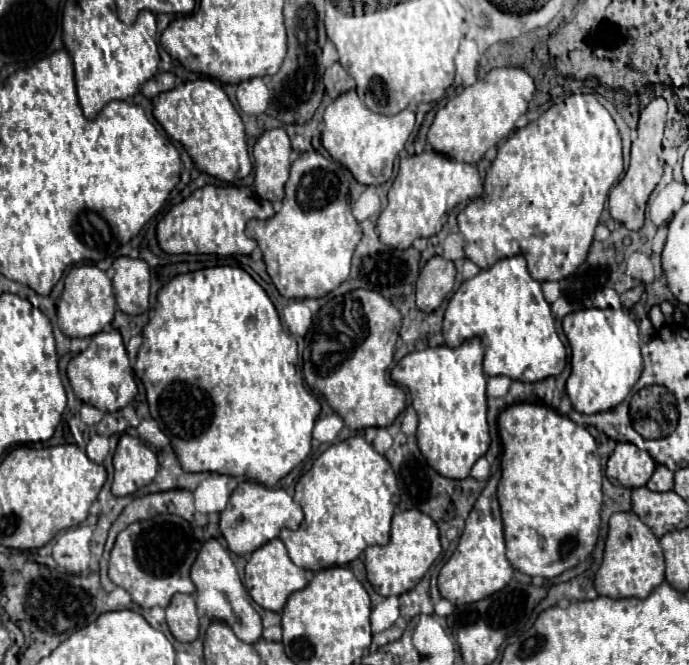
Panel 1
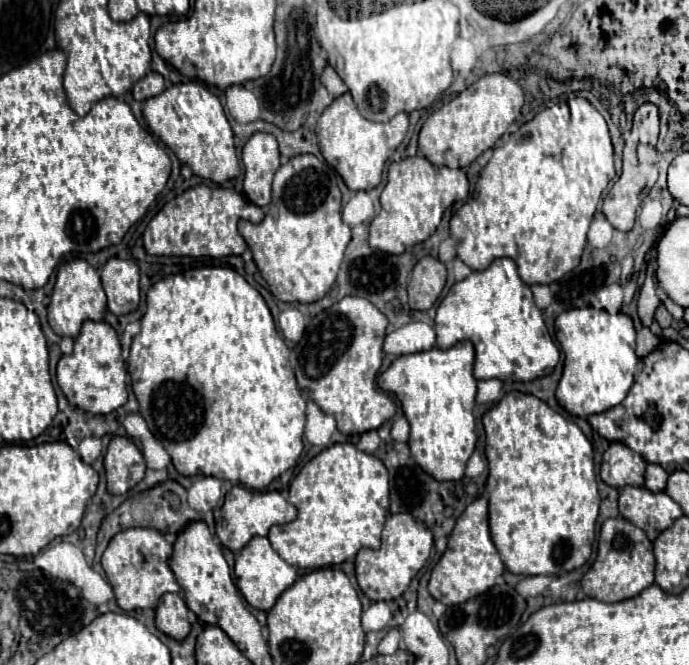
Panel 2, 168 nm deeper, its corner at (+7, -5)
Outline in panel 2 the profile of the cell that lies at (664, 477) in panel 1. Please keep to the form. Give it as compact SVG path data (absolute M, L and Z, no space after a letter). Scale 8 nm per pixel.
M647 464L645 488L649 488L651 492L663 492L665 484L667 484L667 476L669 474L659 464Z

